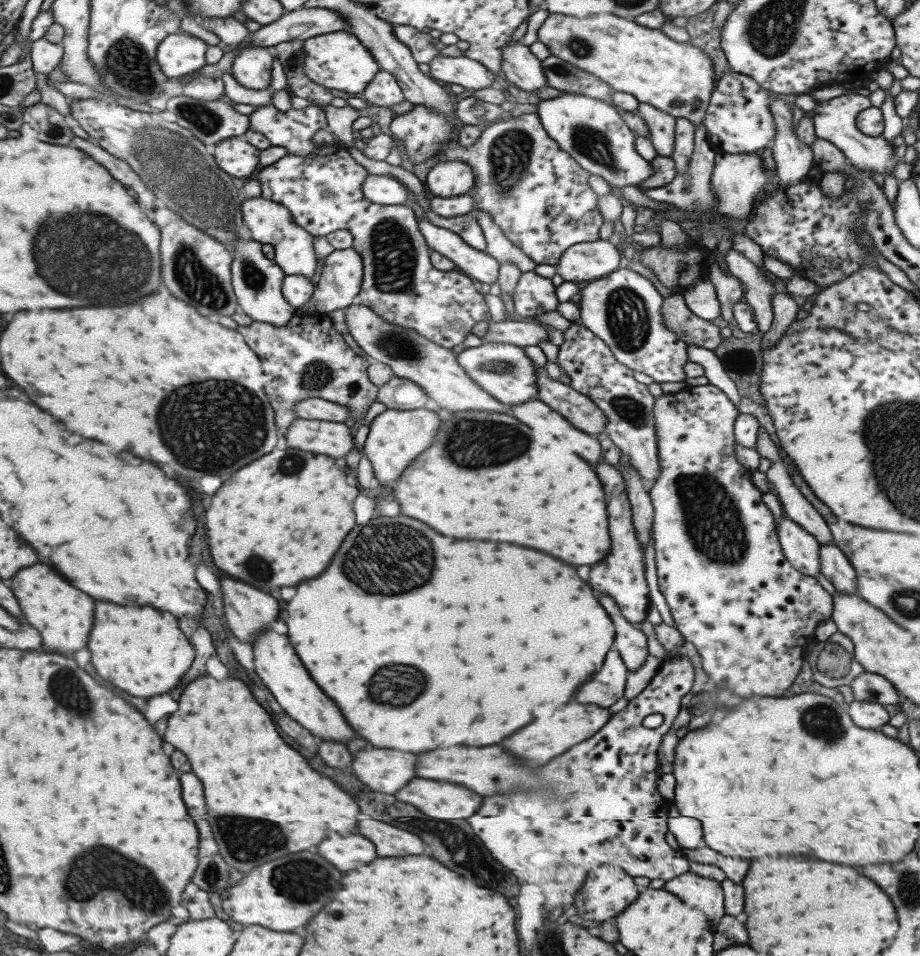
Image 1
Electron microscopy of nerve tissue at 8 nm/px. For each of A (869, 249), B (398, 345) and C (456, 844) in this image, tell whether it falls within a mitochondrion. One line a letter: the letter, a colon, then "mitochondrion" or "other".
A: other
B: mitochondrion
C: mitochondrion

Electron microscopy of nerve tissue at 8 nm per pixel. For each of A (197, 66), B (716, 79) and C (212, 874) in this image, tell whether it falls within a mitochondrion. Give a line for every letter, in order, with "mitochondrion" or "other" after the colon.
A: other
B: other
C: mitochondrion

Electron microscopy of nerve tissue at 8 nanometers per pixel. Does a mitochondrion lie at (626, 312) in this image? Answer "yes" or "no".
yes

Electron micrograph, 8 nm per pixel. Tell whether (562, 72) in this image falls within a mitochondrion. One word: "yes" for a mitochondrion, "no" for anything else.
yes

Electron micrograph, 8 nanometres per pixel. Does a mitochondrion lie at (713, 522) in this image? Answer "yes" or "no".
yes

